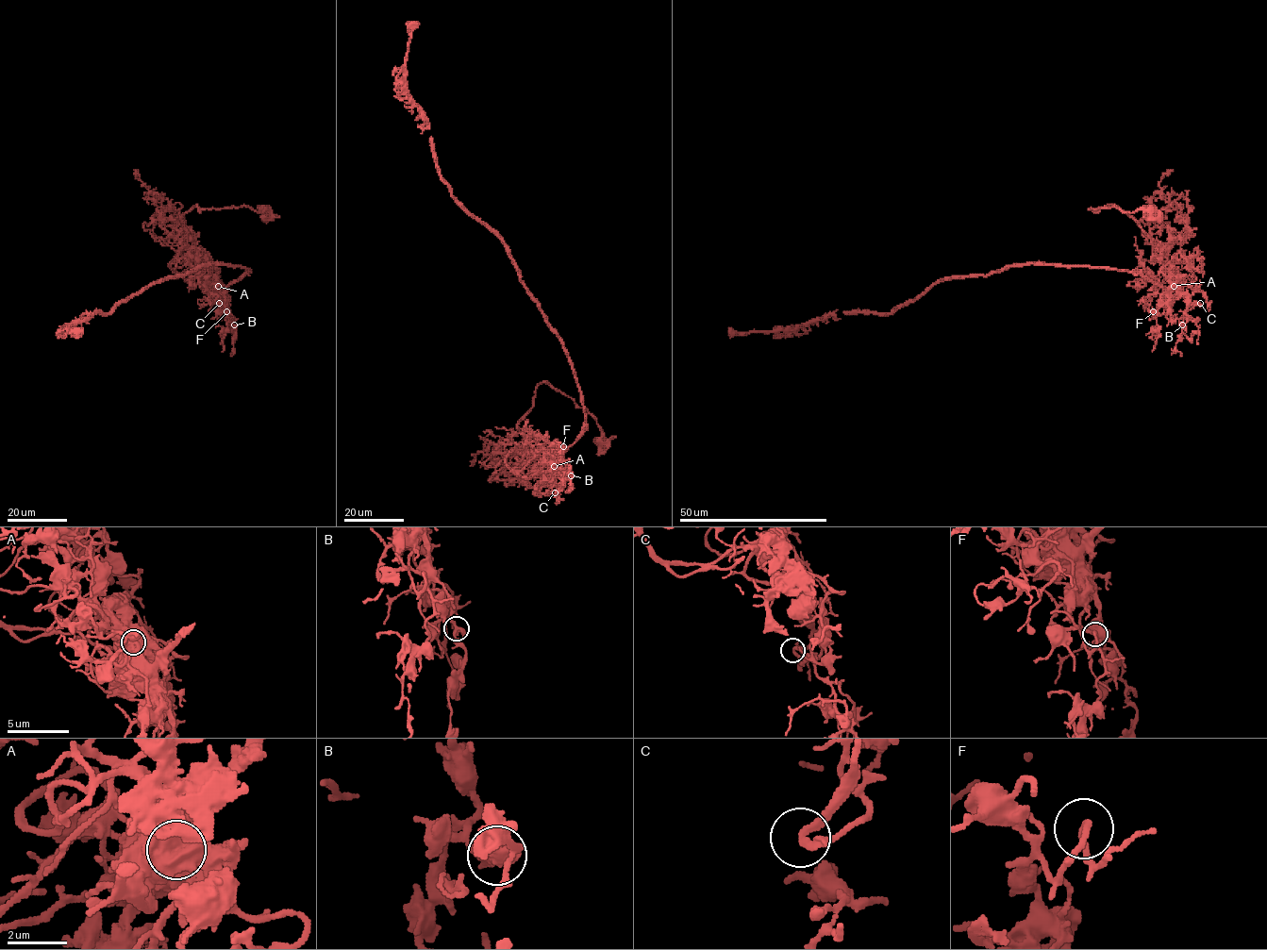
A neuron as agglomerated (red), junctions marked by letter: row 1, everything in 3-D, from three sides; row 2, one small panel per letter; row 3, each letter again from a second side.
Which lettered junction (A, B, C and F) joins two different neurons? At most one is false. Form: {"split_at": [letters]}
{"split_at": ["A"]}

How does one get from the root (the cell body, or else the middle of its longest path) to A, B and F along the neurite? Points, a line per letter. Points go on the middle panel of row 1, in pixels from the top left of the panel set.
A: (605, 441), (594, 417), (541, 383), (518, 425), (523, 440), (506, 464), (527, 478), (555, 466)
B: (605, 441), (583, 408), (538, 385), (506, 464), (530, 478), (563, 460), (571, 474)
F: (605, 441), (594, 417), (541, 383), (518, 425), (523, 440), (506, 464), (530, 478), (562, 446)

